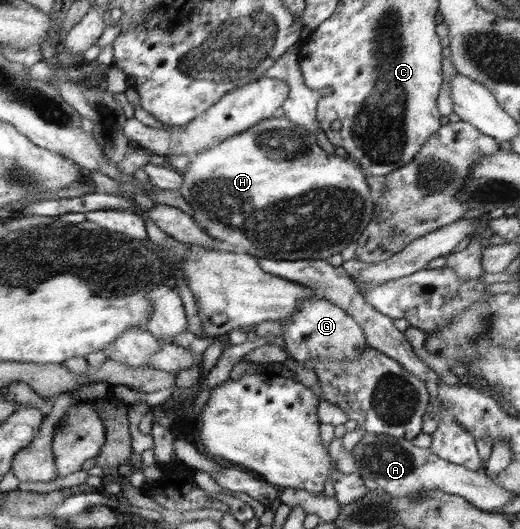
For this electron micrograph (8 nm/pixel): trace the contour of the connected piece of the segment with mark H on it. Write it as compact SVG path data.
M284 116L279 118L266 118L256 123L245 133L227 138L223 143L212 145L207 150L190 156L190 164L183 172L183 183L179 191L183 199L190 204L193 211L193 219L211 237L222 243L226 248L243 251L256 258L279 259L297 261L303 259L324 259L327 260L335 253L341 253L351 243L357 242L366 225L373 219L374 202L371 197L371 189L365 178L366 170L351 160L351 156L339 157L327 145L321 145L316 137L313 137L307 129L295 125Z

